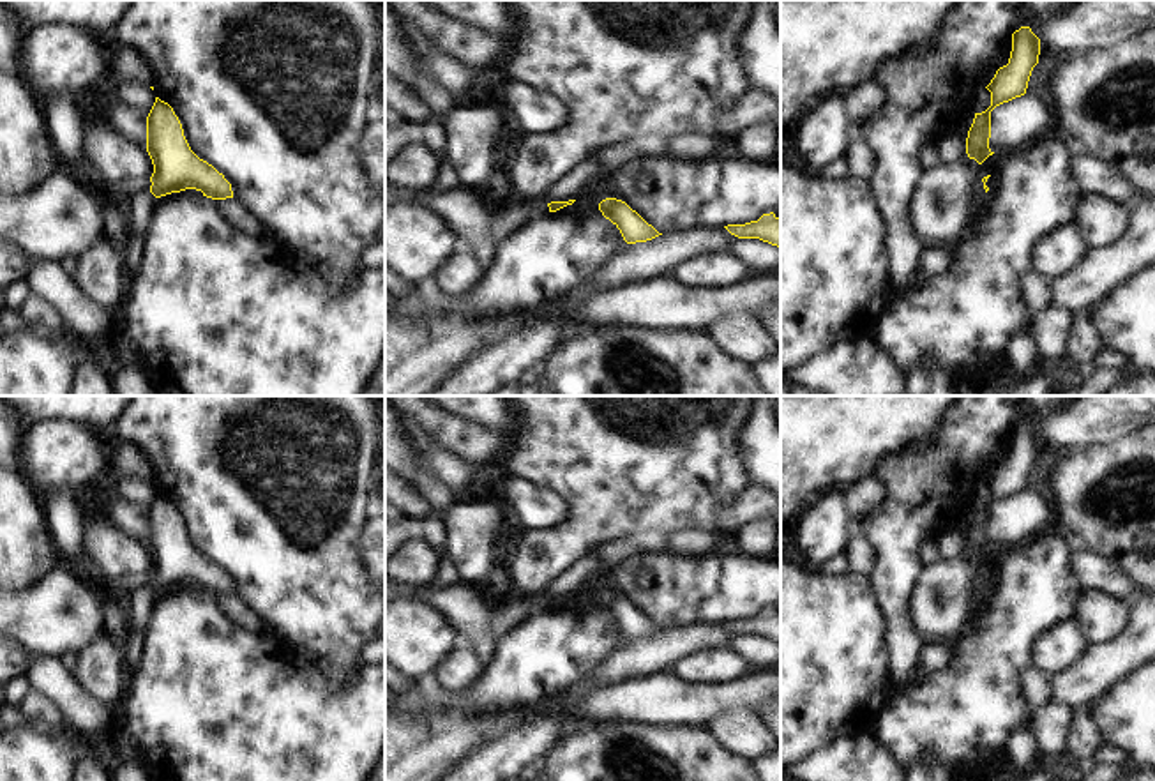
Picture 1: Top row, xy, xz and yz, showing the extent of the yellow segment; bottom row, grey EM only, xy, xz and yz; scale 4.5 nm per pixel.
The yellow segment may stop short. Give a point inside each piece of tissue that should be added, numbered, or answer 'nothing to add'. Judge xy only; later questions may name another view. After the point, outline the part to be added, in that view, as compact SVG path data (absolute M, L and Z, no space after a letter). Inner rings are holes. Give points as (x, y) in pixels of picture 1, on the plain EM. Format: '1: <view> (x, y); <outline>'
1: xy (138, 605); M143 587L131 594L125 601L127 608L127 622L129 622L129 636L125 641L125 673L127 677L132 675L134 668L140 663L141 654L141 638L147 626L147 618L150 615L155 592L150 587Z

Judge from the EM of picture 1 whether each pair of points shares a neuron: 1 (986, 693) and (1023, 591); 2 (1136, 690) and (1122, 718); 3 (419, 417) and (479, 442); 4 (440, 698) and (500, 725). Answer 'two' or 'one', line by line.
1: one
2: one
3: one
4: two

